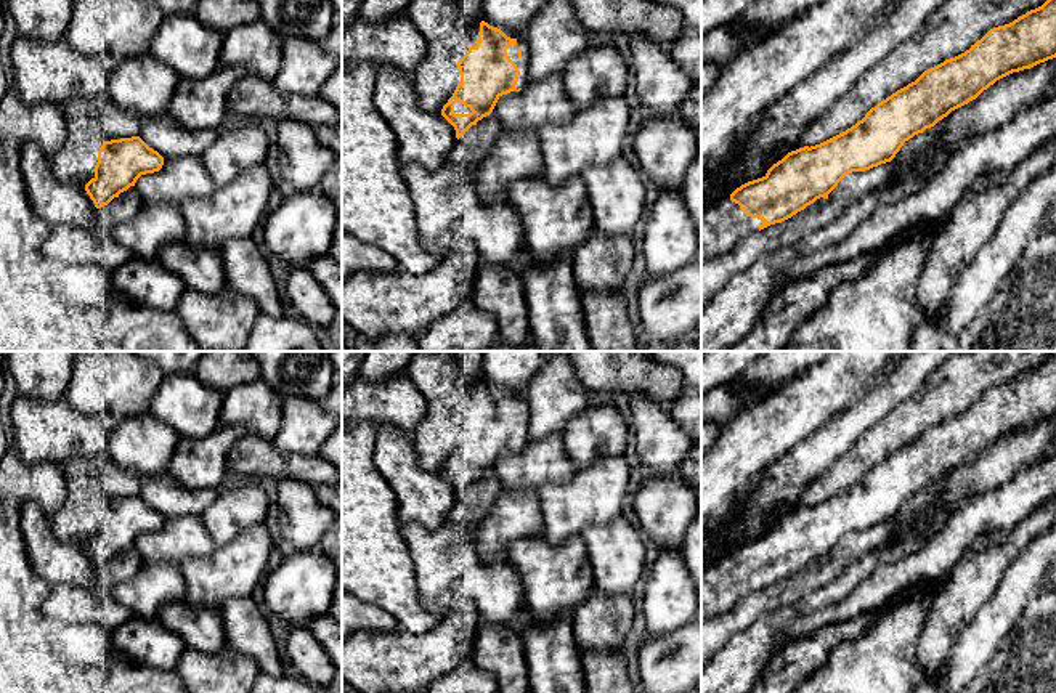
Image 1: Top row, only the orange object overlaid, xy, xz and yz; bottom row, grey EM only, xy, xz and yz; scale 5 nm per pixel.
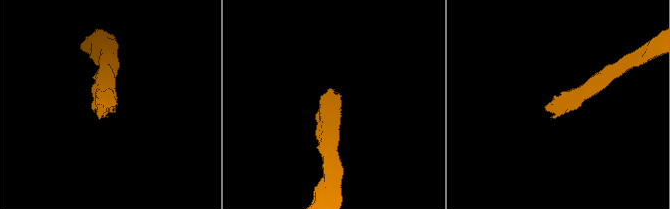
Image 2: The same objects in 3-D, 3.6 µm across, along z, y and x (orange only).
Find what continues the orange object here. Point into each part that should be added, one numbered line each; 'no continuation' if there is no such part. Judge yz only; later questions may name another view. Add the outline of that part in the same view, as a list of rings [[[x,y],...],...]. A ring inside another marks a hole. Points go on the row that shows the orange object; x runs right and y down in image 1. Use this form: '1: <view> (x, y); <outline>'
1: yz (726, 223); [[[730,194],[722,197],[701,213],[701,261],[729,252],[741,237],[759,231],[762,223],[746,217]]]

